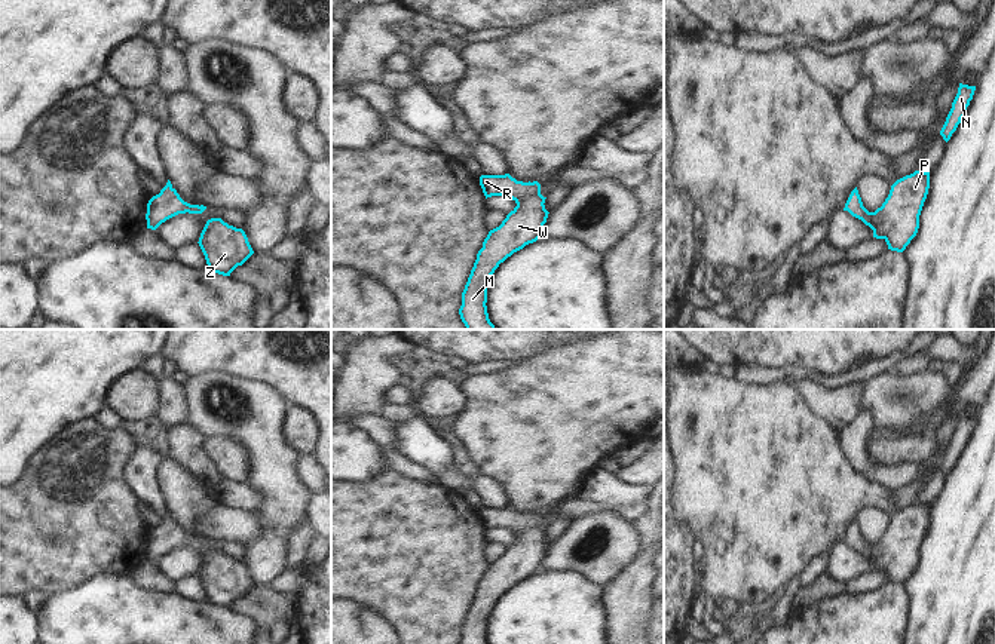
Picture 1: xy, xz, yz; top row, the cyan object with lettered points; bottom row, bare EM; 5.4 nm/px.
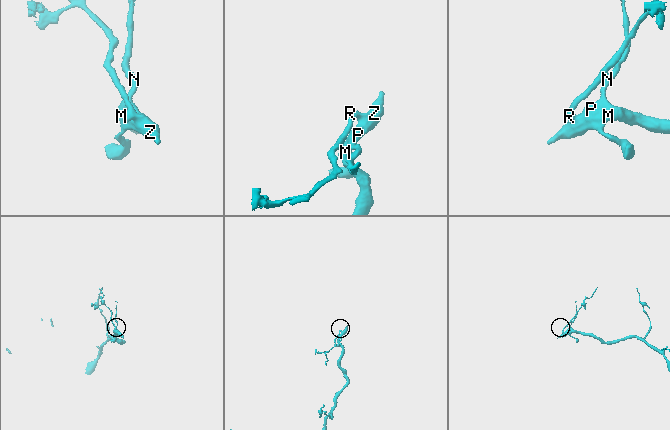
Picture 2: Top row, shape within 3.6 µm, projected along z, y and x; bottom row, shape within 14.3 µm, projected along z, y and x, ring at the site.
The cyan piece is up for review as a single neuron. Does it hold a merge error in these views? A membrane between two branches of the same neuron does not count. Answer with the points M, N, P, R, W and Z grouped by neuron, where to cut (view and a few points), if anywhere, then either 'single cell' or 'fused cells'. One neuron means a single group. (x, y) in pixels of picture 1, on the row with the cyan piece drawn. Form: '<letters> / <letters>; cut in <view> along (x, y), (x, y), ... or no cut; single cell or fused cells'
M N P R W Z; no cut; single cell

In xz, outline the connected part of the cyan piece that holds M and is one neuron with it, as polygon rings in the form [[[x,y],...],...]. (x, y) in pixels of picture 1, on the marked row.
[[[481,175],[480,185],[487,197],[509,196],[517,206],[502,224],[489,231],[462,292],[459,315],[466,329],[496,329],[487,313],[487,286],[492,275],[514,252],[541,239],[548,211],[538,181],[523,183],[505,175]]]

